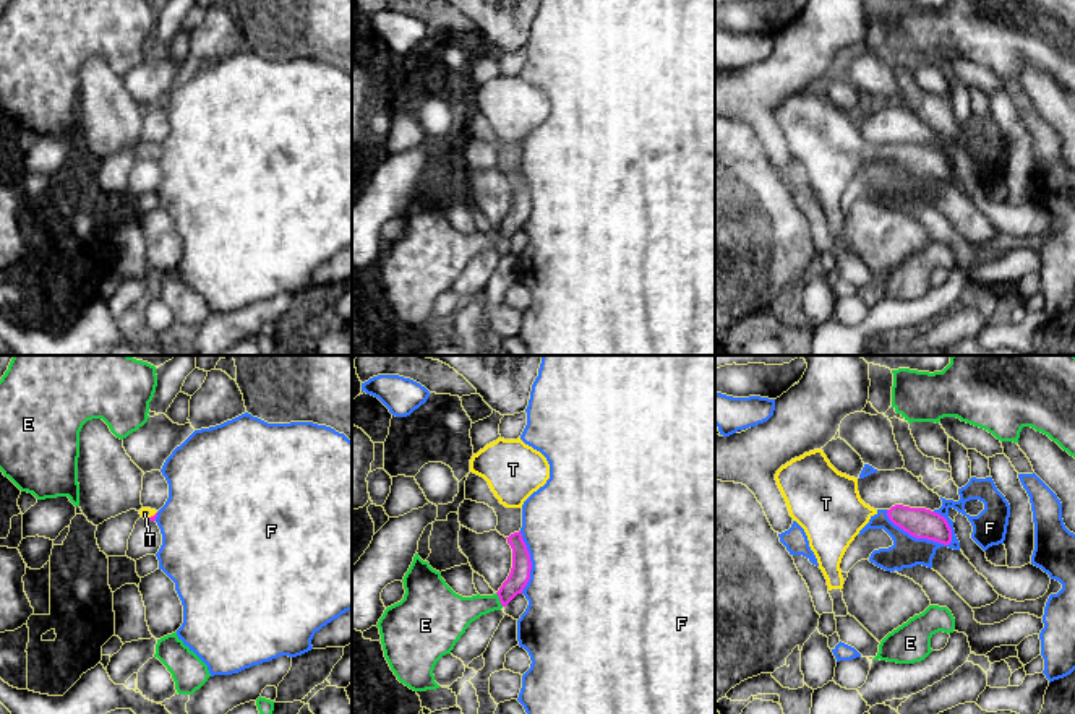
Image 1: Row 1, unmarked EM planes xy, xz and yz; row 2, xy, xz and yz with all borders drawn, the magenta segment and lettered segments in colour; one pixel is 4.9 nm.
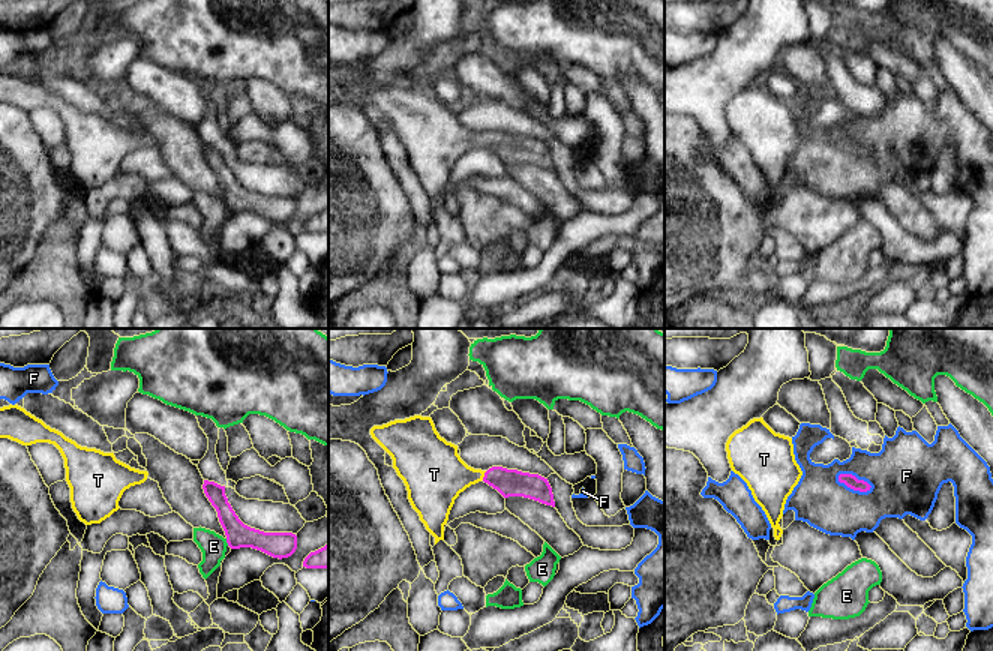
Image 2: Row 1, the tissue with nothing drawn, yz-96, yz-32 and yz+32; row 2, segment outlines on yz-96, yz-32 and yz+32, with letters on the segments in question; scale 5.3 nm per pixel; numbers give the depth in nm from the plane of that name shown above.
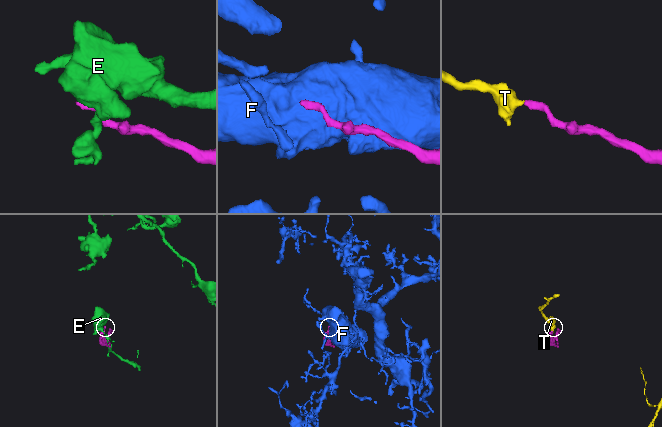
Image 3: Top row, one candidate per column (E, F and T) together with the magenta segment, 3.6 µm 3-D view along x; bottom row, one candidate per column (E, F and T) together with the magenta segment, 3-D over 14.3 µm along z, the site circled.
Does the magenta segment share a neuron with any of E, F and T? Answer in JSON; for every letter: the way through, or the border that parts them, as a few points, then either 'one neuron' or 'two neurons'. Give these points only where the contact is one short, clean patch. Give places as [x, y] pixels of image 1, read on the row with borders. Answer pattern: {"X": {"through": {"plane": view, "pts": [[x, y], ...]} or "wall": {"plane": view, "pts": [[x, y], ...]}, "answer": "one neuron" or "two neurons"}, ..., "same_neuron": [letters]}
{"E": {"answer": "two neurons"}, "F": {"answer": "two neurons"}, "T": {"through": {"plane": "xy", "pts": [[153, 518], [151, 516], [145, 513]]}, "answer": "one neuron"}, "same_neuron": ["T"]}

